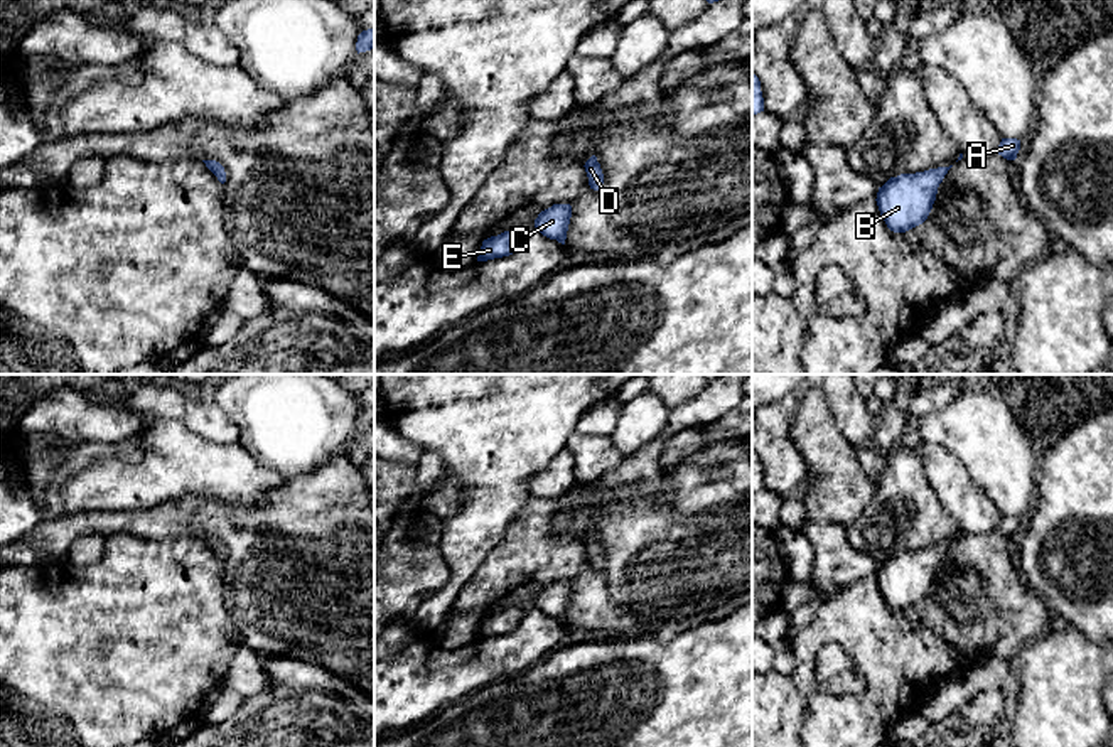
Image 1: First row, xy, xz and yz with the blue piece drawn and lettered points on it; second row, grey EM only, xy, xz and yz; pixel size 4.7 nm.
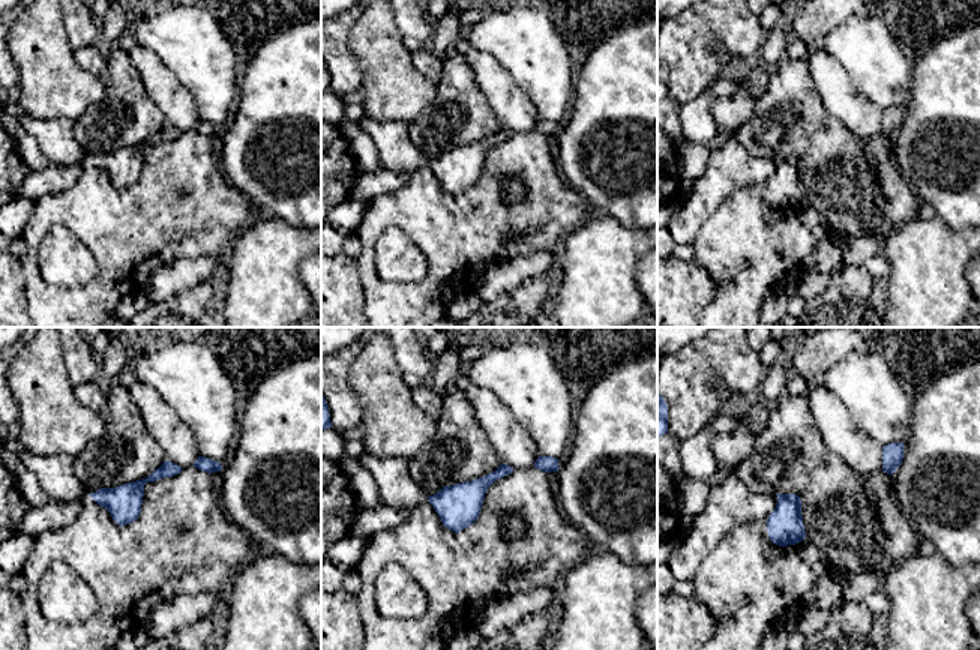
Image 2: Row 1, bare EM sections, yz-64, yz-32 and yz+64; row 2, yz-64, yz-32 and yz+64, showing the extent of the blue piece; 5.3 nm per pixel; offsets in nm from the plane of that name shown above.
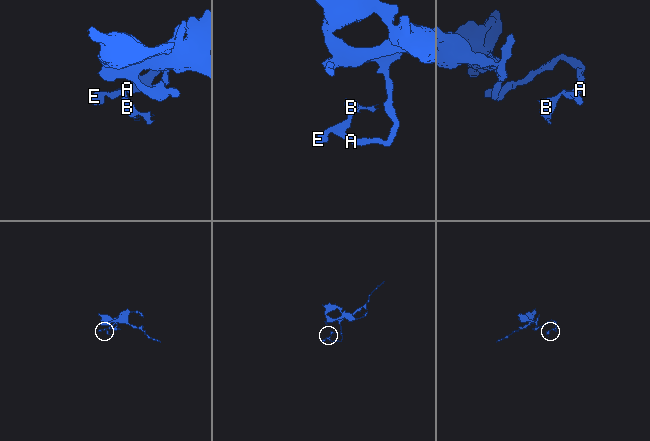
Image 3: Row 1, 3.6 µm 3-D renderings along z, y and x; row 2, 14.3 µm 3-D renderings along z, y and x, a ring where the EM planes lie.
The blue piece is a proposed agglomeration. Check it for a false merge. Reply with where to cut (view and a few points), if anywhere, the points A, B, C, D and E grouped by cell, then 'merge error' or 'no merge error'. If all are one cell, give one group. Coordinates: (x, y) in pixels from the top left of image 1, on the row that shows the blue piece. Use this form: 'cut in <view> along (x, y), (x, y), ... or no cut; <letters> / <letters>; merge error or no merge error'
no cut; A B C D E; no merge error

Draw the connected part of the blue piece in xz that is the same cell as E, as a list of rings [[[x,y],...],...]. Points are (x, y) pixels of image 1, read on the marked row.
[[[513,228],[497,236],[491,236],[482,241],[477,261],[487,261],[494,258],[503,258],[513,255],[521,241],[524,239],[526,231],[521,228]]]

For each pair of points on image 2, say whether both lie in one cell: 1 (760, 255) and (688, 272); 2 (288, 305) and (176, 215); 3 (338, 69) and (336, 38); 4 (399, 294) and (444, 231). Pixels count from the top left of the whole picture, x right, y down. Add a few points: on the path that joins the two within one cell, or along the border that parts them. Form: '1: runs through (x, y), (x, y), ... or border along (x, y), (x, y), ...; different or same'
1: border along (694, 258), (715, 285), (715, 297), (710, 302); different
2: border along (246, 227), (231, 242), (224, 257); different
3: runs through (338, 62), (336, 45); same
4: runs through (420, 293), (444, 269), (444, 252); same

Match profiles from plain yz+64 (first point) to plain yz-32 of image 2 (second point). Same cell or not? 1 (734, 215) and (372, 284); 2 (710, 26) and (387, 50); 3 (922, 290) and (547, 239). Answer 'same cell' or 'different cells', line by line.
1: same cell
2: different cells
3: different cells

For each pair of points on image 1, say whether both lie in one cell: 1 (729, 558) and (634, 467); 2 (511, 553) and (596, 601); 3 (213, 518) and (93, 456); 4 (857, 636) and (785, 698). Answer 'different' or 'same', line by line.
1: same
2: same
3: different
4: different

